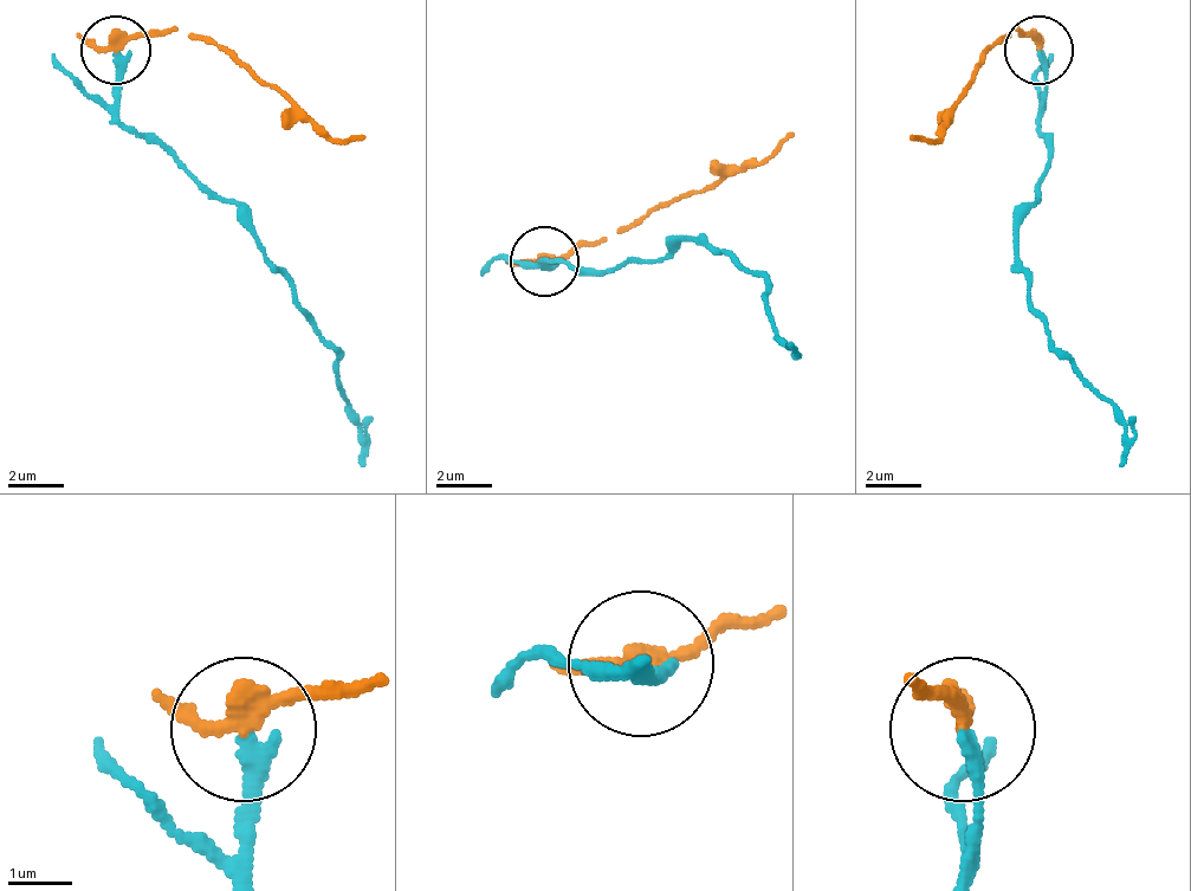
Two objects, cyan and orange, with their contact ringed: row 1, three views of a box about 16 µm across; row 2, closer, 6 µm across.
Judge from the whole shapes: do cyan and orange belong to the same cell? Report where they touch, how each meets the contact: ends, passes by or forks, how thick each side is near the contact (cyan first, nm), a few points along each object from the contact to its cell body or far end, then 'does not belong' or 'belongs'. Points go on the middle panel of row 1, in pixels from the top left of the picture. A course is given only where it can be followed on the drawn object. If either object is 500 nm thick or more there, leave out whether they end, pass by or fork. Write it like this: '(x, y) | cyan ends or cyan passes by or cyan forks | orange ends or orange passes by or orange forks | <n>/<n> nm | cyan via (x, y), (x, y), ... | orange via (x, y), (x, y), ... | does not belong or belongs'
(544, 262) | cyan ends | orange passes by | 280/240 nm | cyan via (545, 259), (545, 266), (615, 273), (678, 239), (705, 239), (768, 281), (768, 322), (788, 349), (795, 343) | orange via (545, 259), (629, 232), (761, 162), (795, 135) | does not belong

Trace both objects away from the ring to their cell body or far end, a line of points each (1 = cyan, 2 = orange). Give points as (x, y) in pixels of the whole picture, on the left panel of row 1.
1: (117, 55), (117, 117), (187, 166), (248, 228), (338, 353), (338, 394), (360, 430), (367, 464)
2: (117, 49), (200, 34), (332, 139), (367, 139)

